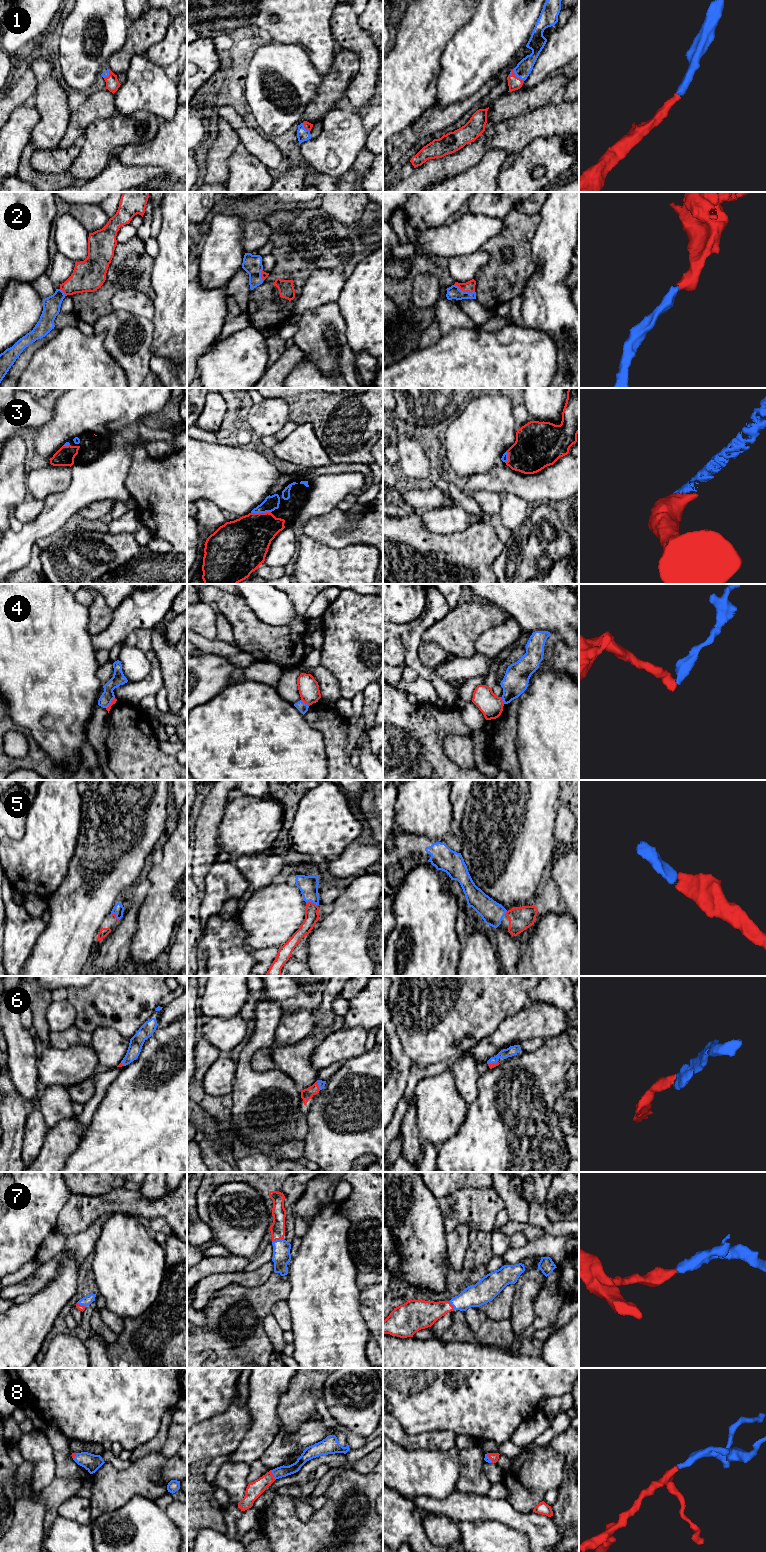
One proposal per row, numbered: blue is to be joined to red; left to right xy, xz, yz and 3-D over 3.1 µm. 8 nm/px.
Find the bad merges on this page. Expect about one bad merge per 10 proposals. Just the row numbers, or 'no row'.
4

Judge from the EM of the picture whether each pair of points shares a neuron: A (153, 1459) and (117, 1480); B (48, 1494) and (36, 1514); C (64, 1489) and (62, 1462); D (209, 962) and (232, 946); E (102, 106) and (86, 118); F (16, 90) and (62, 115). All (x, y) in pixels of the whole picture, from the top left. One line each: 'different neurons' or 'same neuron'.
A: same neuron
B: different neurons
C: different neurons
D: same neuron
E: same neuron
F: different neurons

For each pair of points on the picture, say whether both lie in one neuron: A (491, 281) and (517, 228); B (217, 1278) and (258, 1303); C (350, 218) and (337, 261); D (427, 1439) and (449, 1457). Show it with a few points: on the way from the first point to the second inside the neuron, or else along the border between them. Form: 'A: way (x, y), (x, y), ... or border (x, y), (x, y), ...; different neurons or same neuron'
A: way (495, 268), (495, 250), (504, 241); same neuron
B: border (250, 1287), (229, 1283), (216, 1291); different neurons
C: border (366, 209), (363, 218), (351, 225), (327, 213); different neurons
D: border (455, 1445), (445, 1451), (419, 1450); different neurons

